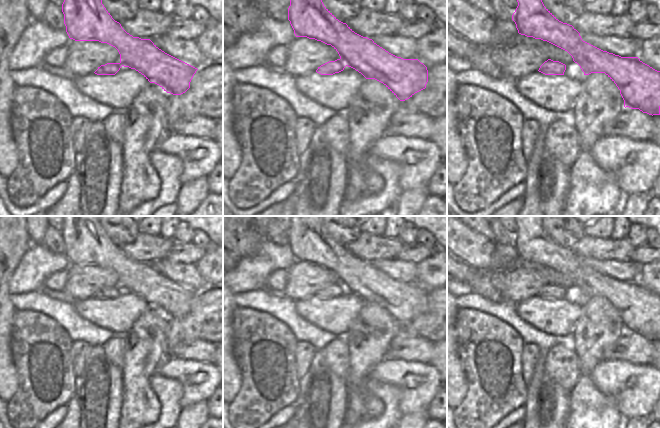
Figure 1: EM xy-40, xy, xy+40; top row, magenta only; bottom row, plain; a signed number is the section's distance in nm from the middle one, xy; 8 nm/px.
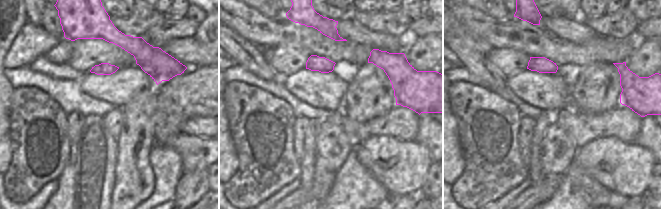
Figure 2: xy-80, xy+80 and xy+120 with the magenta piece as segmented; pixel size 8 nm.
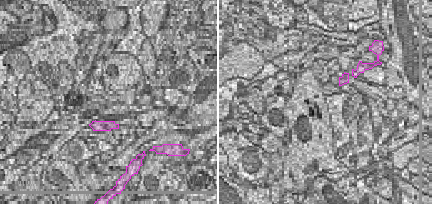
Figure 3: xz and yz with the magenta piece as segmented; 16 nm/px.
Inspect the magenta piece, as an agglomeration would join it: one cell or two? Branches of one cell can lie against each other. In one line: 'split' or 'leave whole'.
split

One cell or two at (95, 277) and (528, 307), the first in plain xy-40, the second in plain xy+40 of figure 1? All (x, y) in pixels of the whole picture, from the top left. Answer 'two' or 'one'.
two

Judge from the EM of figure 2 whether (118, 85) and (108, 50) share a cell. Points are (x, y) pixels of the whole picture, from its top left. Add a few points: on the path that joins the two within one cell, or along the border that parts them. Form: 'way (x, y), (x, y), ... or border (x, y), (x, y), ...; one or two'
border (119, 67), (138, 67), (140, 69); two

